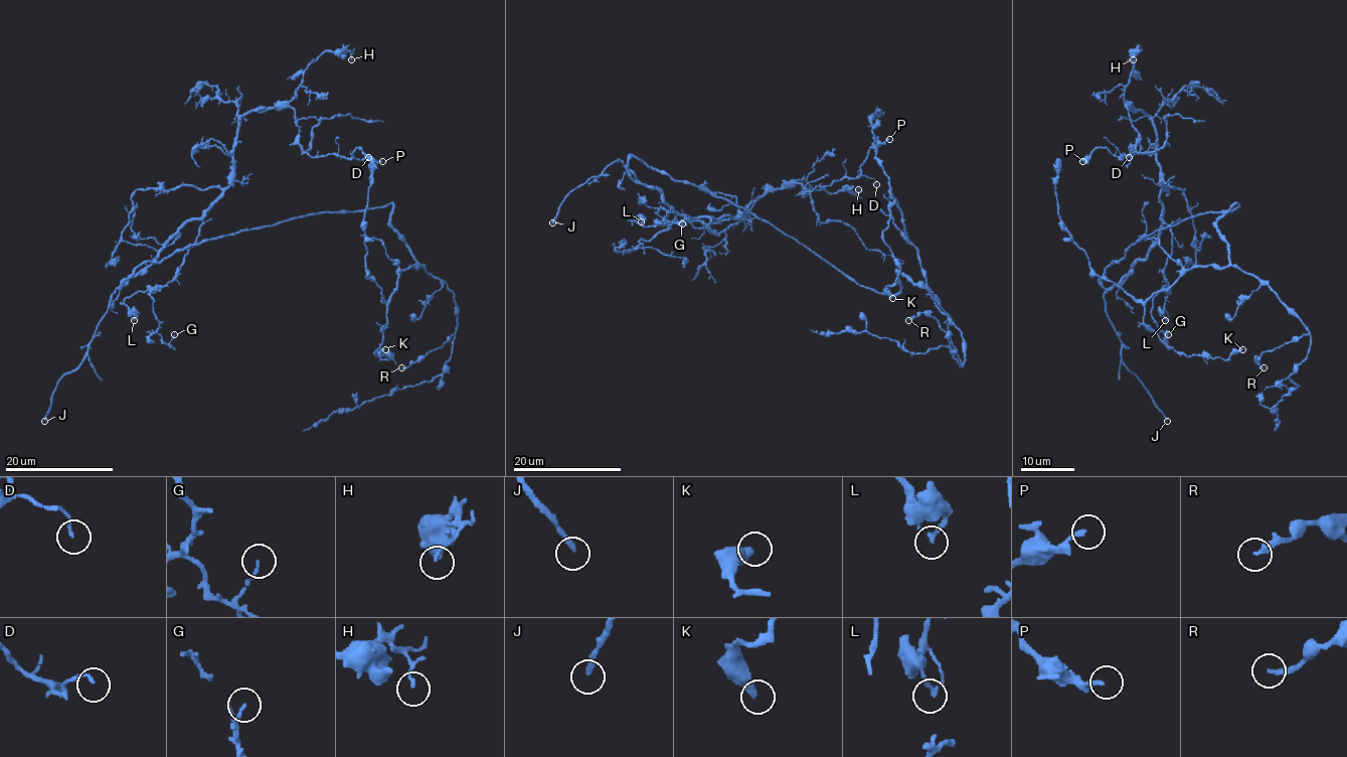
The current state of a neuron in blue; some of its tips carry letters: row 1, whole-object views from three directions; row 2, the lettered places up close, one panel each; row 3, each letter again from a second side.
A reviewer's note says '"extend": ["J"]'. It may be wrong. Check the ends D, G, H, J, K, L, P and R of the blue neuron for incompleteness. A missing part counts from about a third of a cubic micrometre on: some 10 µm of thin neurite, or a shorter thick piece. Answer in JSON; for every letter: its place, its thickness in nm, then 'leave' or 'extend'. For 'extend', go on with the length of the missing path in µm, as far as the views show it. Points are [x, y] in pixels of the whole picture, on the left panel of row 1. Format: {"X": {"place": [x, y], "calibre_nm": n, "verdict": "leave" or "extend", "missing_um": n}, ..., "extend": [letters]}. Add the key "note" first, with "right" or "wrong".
{"note": "right", "D": {"place": [368, 157], "calibre_nm": 110, "verdict": "leave"}, "G": {"place": [174, 334], "calibre_nm": 120, "verdict": "leave"}, "H": {"place": [351, 59], "calibre_nm": 130, "verdict": "leave"}, "J": {"place": [44, 421], "calibre_nm": 220, "verdict": "extend", "missing_um": 20}, "K": {"place": [385, 349], "calibre_nm": 340, "verdict": "leave"}, "L": {"place": [134, 320], "calibre_nm": 200, "verdict": "leave"}, "P": {"place": [382, 161], "calibre_nm": 160, "verdict": "leave"}, "R": {"place": [401, 367], "calibre_nm": 220, "verdict": "leave"}, "extend": ["J"]}

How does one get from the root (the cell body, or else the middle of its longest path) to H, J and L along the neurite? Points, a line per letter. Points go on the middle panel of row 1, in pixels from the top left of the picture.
H: (725, 199), (633, 156), (628, 160), (640, 182), (691, 217), (735, 217), (799, 179), (829, 193), (858, 189)
J: (725, 199), (690, 183), (676, 182), (632, 156), (627, 164), (615, 160), (598, 176), (575, 187), (552, 222)
L: (725, 199), (632, 156), (640, 182), (679, 213), (710, 219), (704, 228), (641, 221)

